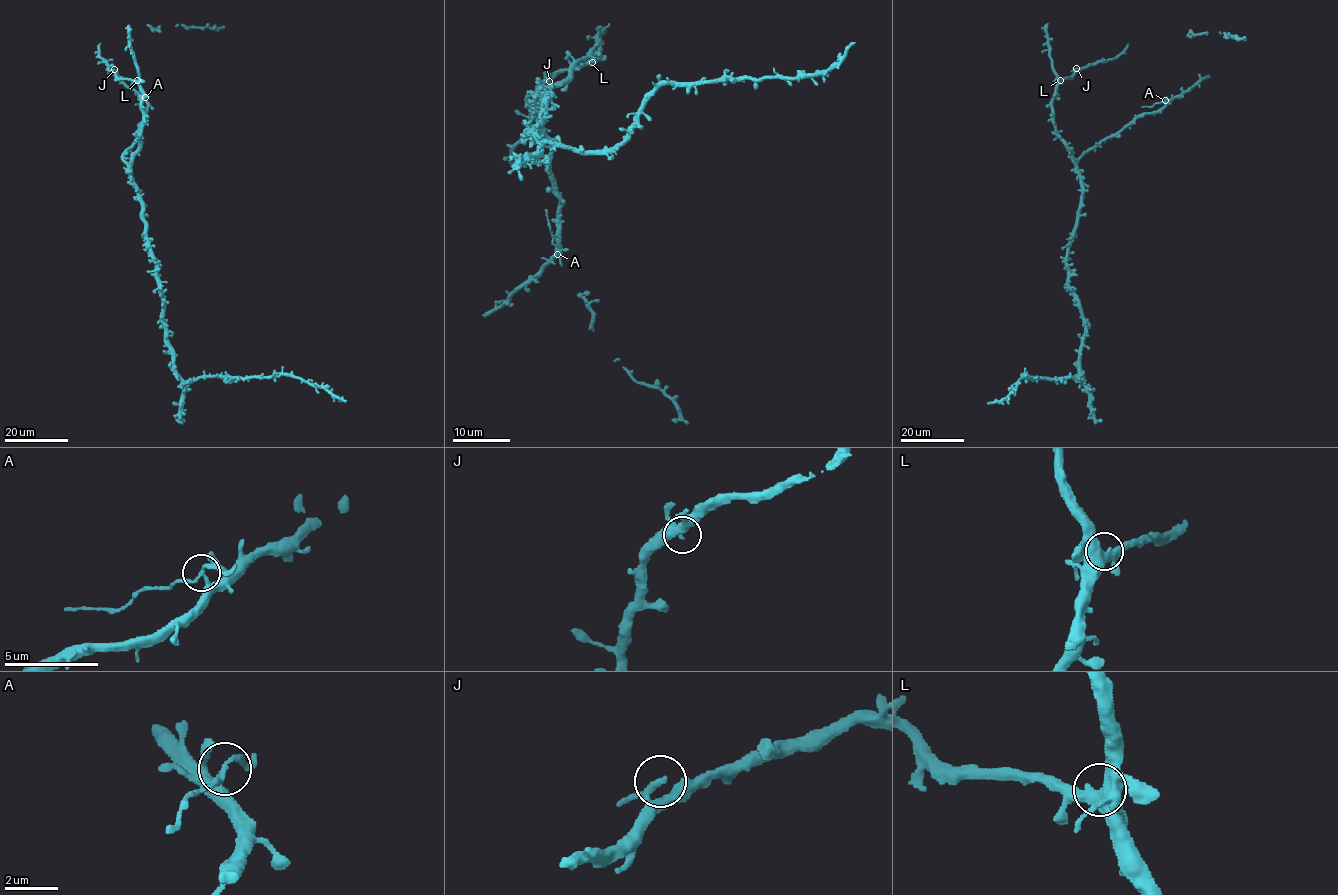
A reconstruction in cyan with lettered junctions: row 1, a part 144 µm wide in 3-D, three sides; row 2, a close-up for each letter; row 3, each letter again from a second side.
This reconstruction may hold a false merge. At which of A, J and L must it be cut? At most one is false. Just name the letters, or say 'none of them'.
A

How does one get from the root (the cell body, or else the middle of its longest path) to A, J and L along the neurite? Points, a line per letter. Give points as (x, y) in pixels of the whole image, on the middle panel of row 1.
A: (540, 102), (544, 110), (537, 96), (529, 98), (530, 112), (549, 143), (554, 194), (561, 204), (557, 254)
J: (540, 102), (544, 110), (536, 101), (541, 94), (590, 53), (598, 59), (559, 69), (549, 81)
L: (540, 102), (544, 110), (536, 101), (541, 94), (592, 52), (599, 59), (592, 62)

